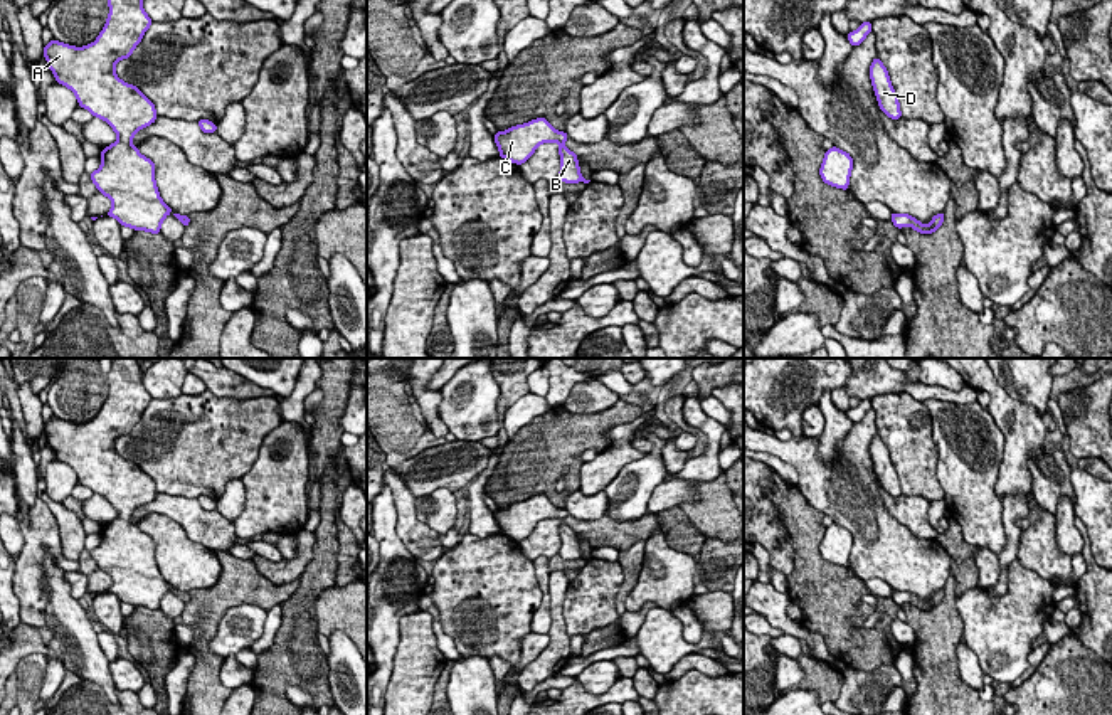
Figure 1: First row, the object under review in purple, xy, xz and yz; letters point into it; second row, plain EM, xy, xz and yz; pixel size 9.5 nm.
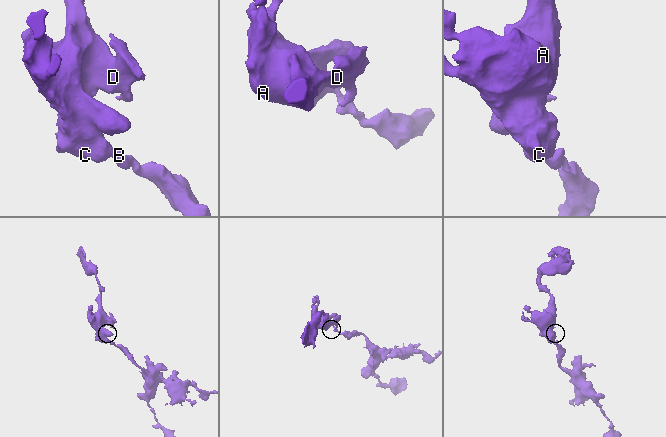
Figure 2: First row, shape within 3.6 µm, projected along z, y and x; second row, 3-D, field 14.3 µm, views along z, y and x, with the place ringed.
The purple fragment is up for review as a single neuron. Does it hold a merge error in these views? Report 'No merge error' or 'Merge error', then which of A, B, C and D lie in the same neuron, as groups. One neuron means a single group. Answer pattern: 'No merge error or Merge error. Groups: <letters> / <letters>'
No merge error. Groups: A B C D

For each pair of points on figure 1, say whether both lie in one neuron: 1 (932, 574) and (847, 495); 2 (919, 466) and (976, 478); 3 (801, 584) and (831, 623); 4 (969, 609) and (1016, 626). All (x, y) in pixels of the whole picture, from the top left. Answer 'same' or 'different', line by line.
1: same
2: different
3: same
4: same

